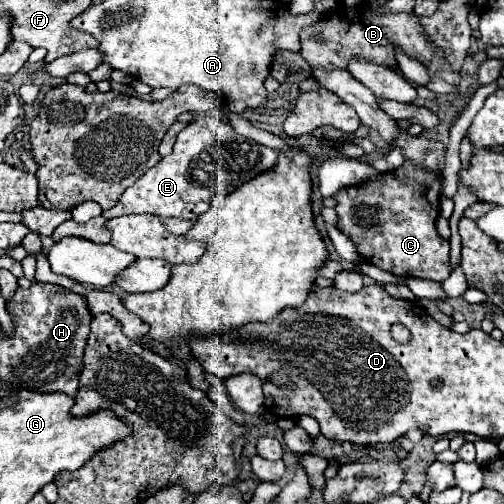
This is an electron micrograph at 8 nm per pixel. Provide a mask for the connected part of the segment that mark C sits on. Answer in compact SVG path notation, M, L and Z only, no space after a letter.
M404 160L400 168L342 188L334 198L338 230L356 244L362 260L396 276L414 276L434 282L442 282L450 276L450 246L436 230L442 198L442 178L436 172Z

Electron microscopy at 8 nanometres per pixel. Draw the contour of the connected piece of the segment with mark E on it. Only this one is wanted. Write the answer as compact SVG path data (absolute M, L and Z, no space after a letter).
M200 116L178 134L174 152L164 156L156 168L150 168L144 176L140 176L140 180L126 188L116 206L104 212L104 216L110 220L124 214L156 214L162 218L174 216L196 220L208 210L216 192L234 192L248 180L260 176L266 170L272 170L276 160L276 150L240 136L220 116Z

